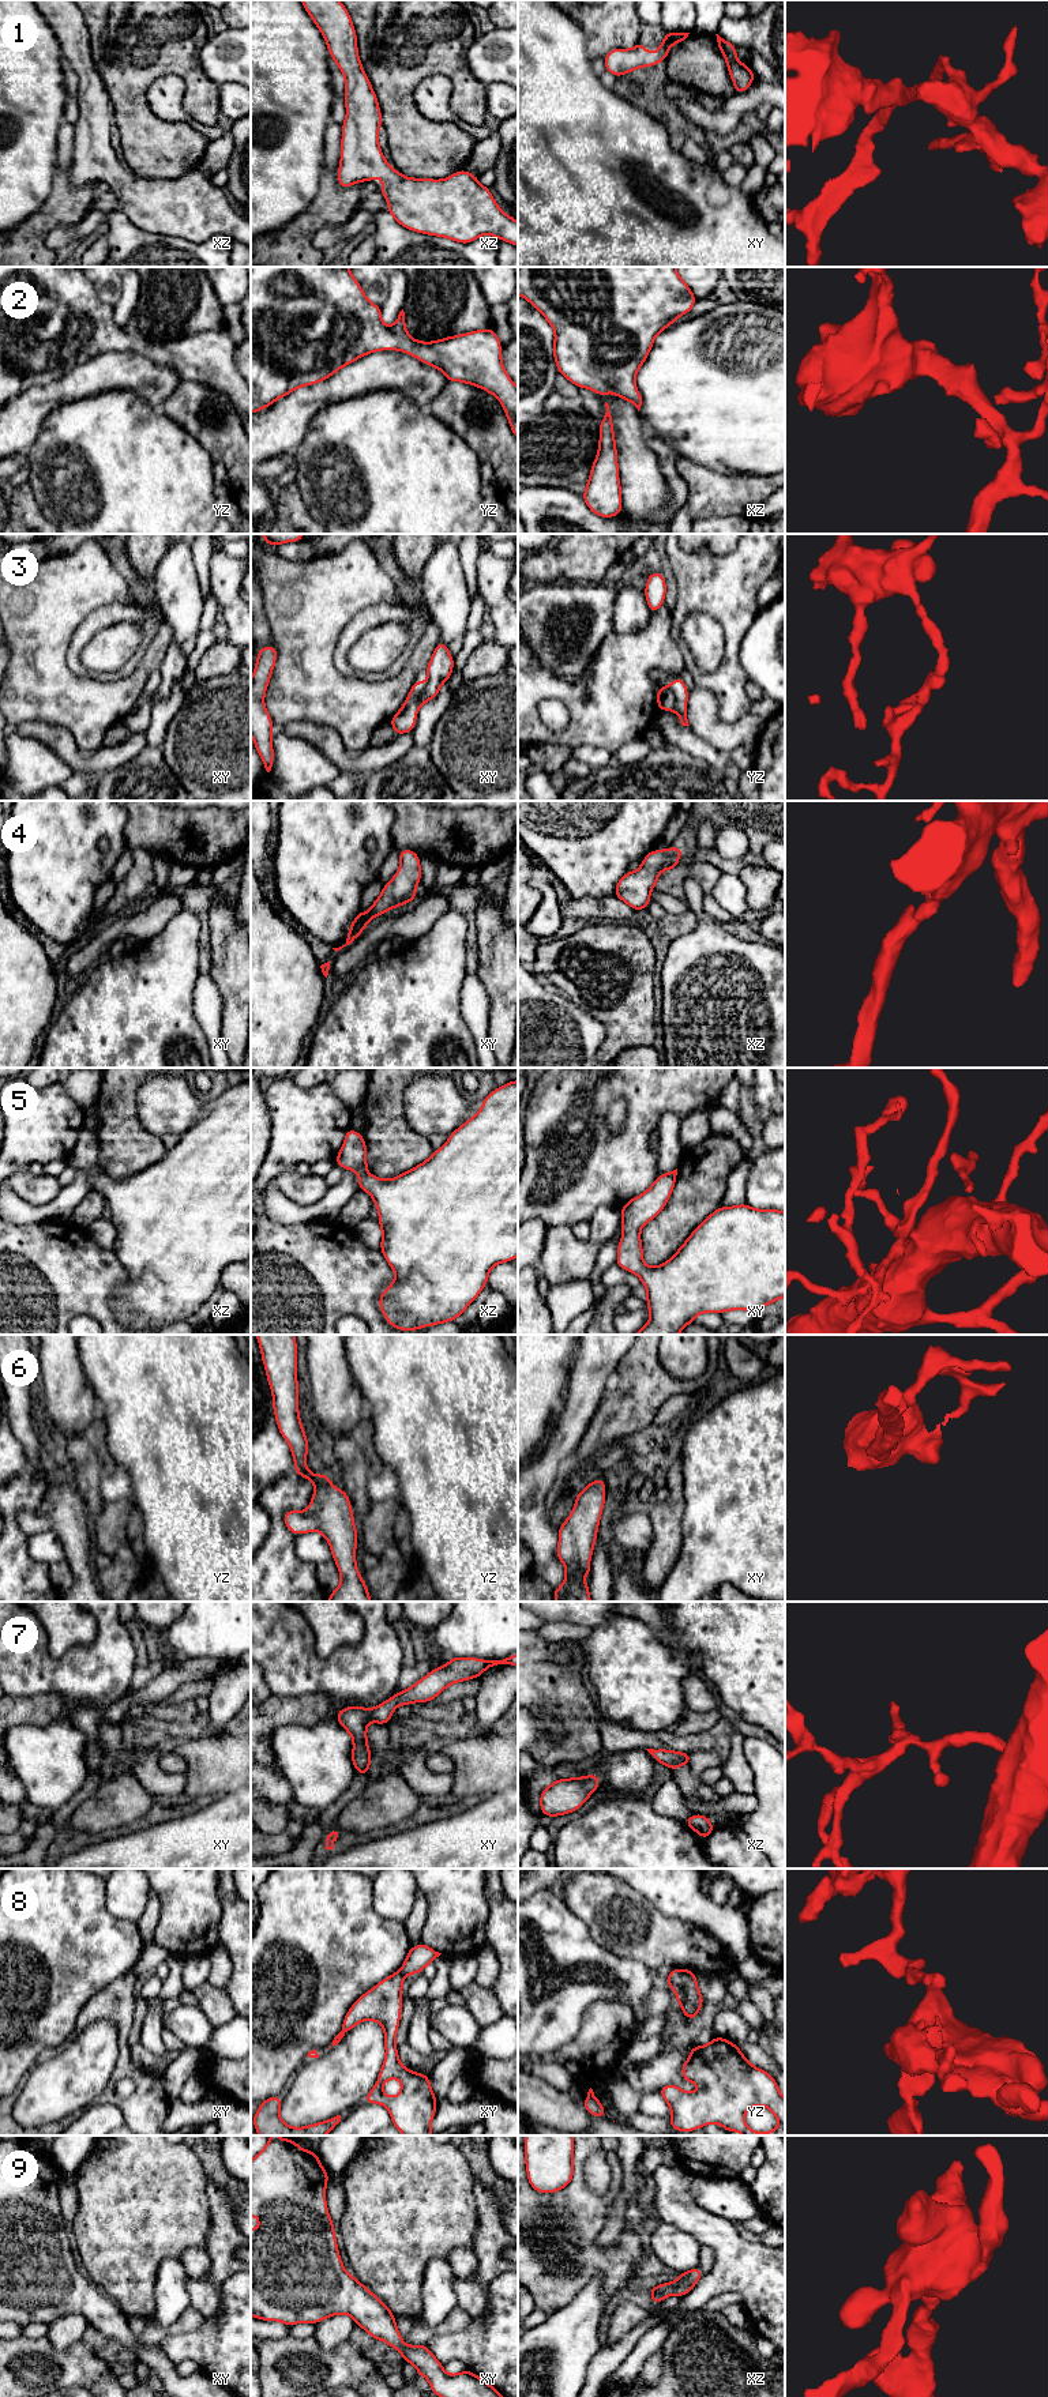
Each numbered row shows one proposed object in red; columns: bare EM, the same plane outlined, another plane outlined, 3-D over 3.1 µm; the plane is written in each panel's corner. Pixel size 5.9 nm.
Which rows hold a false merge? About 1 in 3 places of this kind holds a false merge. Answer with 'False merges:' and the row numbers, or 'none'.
False merges: 3, 8

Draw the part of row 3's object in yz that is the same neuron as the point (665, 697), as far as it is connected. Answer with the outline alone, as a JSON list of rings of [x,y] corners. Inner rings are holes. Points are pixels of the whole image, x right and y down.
[[[660,686],[657,689],[657,705],[660,711],[671,711],[675,705],[675,693],[669,686]]]

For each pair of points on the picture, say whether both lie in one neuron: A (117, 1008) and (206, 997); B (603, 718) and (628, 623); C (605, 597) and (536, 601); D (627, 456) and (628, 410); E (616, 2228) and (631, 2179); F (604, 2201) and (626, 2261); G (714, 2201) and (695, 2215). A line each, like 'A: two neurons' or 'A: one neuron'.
A: two neurons
B: two neurons
C: one neuron
D: one neuron
E: one neuron
F: one neuron
G: two neurons

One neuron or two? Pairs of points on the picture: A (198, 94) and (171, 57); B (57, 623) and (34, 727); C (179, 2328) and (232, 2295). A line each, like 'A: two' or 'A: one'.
A: one
B: two
C: two

